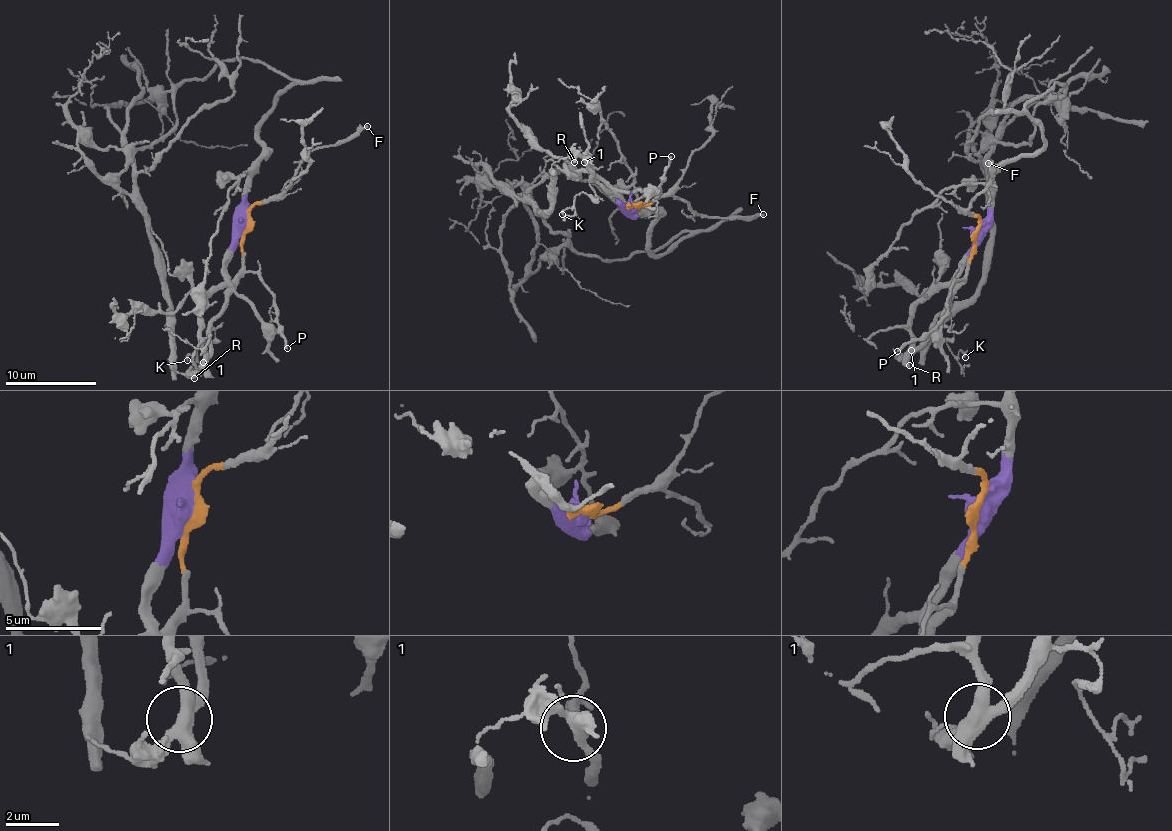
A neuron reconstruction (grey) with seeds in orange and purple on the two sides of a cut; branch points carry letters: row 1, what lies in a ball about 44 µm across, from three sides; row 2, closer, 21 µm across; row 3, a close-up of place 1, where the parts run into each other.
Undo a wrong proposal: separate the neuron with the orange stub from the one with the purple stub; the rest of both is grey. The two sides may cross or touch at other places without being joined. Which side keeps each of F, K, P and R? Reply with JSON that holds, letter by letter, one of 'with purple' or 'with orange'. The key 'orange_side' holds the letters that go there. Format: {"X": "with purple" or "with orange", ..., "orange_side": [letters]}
{"F": "with orange", "K": "with orange", "P": "with orange", "R": "with purple", "orange_side": ["F", "K", "P"]}

